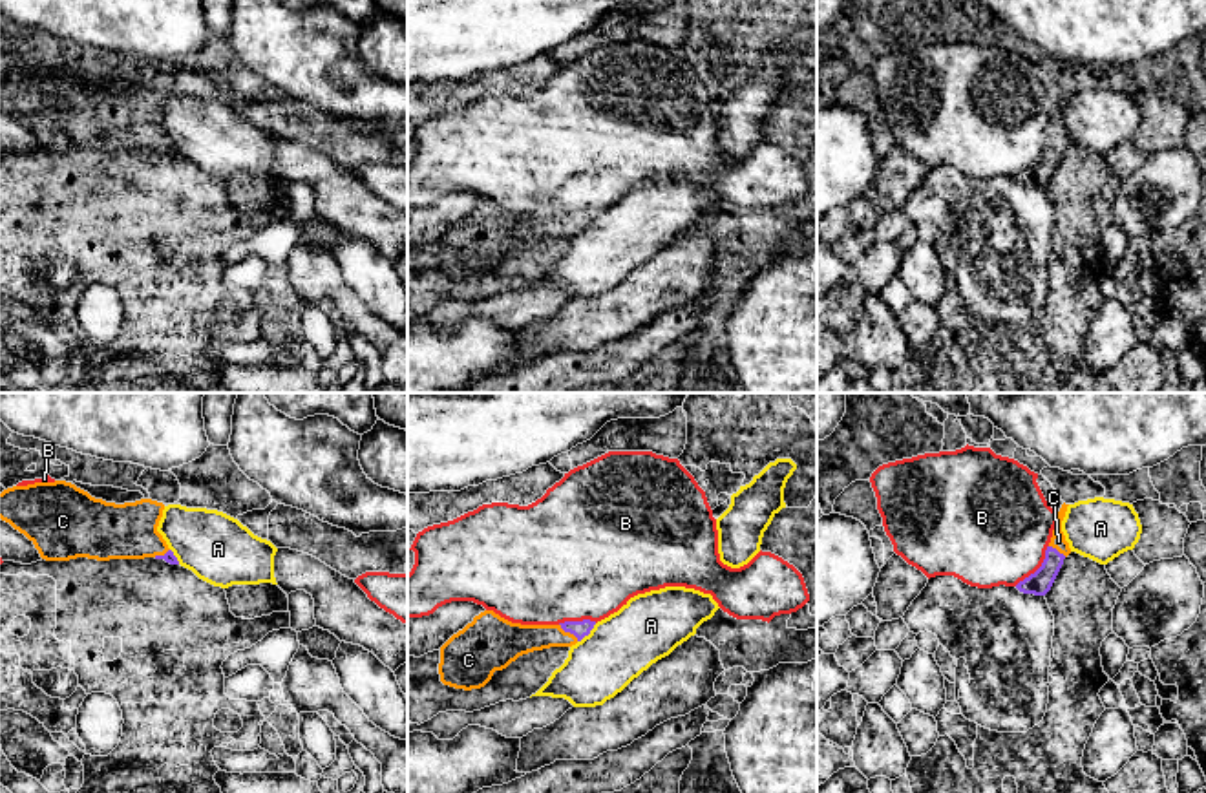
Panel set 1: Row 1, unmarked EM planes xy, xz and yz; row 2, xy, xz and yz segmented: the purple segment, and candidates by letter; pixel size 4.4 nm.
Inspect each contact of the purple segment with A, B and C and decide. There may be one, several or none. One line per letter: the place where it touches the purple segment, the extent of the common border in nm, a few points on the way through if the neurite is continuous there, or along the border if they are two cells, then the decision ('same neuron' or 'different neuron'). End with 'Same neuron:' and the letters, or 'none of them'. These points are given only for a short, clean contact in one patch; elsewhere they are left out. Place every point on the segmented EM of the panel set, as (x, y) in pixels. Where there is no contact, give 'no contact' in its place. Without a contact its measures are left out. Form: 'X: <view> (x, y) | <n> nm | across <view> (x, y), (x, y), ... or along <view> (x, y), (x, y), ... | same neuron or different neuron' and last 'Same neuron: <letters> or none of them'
A: xz (587, 634) | 120 nm | different neuron
B: yz (1038, 569) | 240 nm | different neuron
C: xz (569, 631) | 120 nm | across xz (580, 629), (569, 631), (514, 640) | same neuron
Same neuron: C

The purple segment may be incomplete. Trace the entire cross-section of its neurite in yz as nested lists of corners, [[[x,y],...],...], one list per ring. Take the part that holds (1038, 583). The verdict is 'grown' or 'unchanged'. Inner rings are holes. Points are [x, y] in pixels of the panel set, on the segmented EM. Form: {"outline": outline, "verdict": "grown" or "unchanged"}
{"outline": [[[1063,502],[1060,512],[1056,513],[1056,526],[1053,530],[1053,537],[1045,550],[1042,566],[1016,585],[1020,592],[1045,596],[1051,590],[1063,565],[1063,559],[1071,554],[1069,543],[1065,541],[1065,535],[1062,532],[1062,521],[1065,517],[1067,506],[1069,504]]], "verdict": "grown"}

